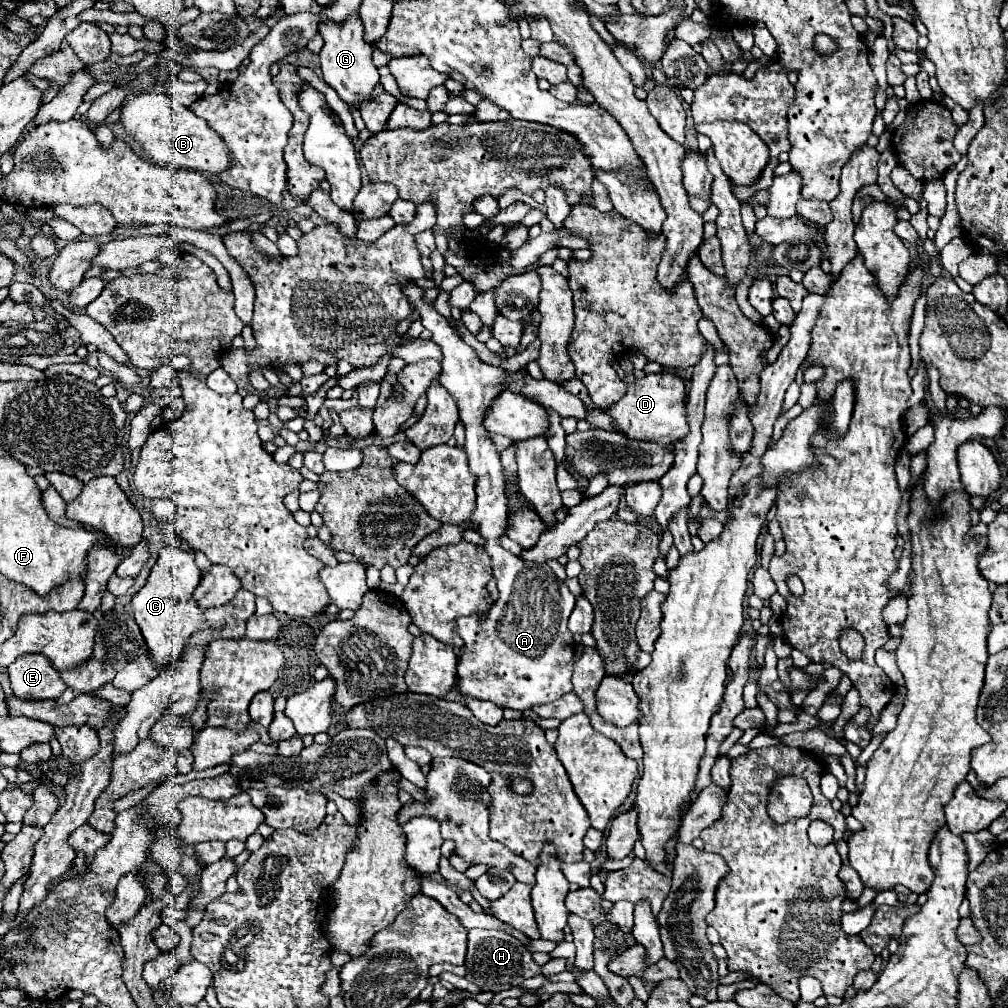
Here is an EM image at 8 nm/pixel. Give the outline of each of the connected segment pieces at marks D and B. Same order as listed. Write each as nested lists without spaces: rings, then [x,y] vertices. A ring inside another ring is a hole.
[[[673,372],[645,374],[641,380],[635,380],[627,386],[625,396],[611,404],[605,414],[611,416],[613,430],[625,434],[629,440],[647,440],[665,446],[683,440],[689,432],[685,418],[683,380],[679,376],[673,376]]]
[[[141,92],[129,96],[121,106],[121,124],[125,132],[141,144],[143,154],[159,164],[173,164],[187,170],[199,170],[209,174],[221,174],[233,164],[231,150],[221,136],[205,124],[205,120],[193,116],[193,112],[177,102],[171,102],[165,94]]]

